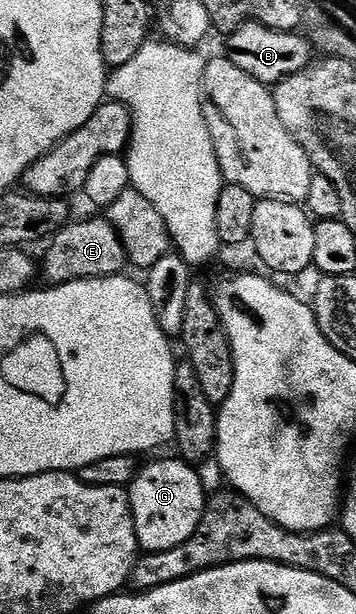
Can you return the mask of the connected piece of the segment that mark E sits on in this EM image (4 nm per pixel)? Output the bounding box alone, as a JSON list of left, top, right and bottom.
[39,217,127,285]

